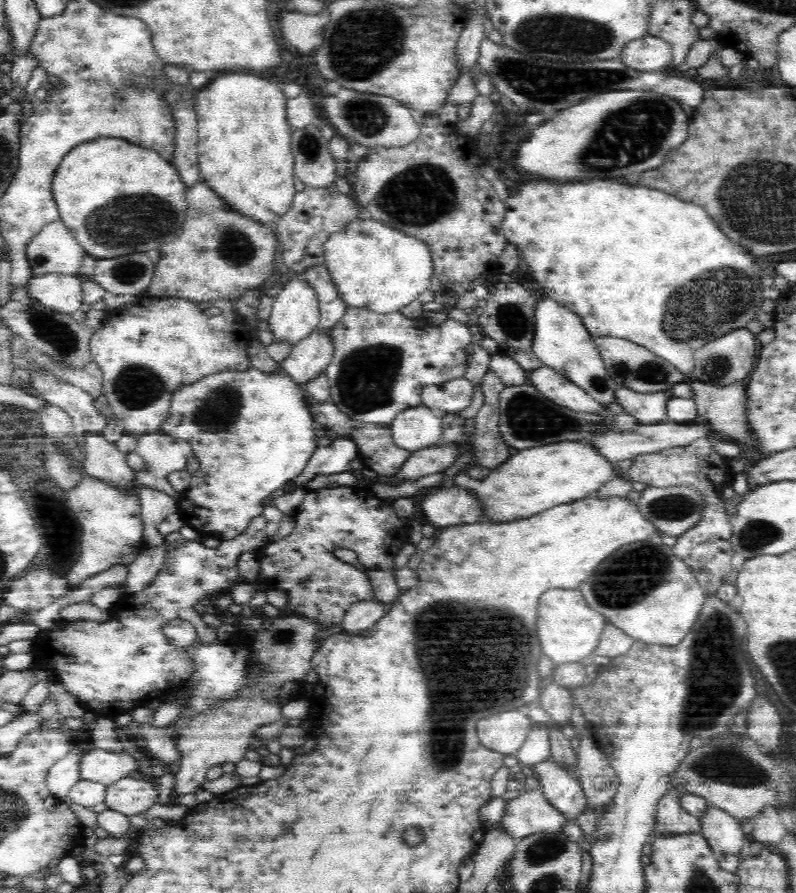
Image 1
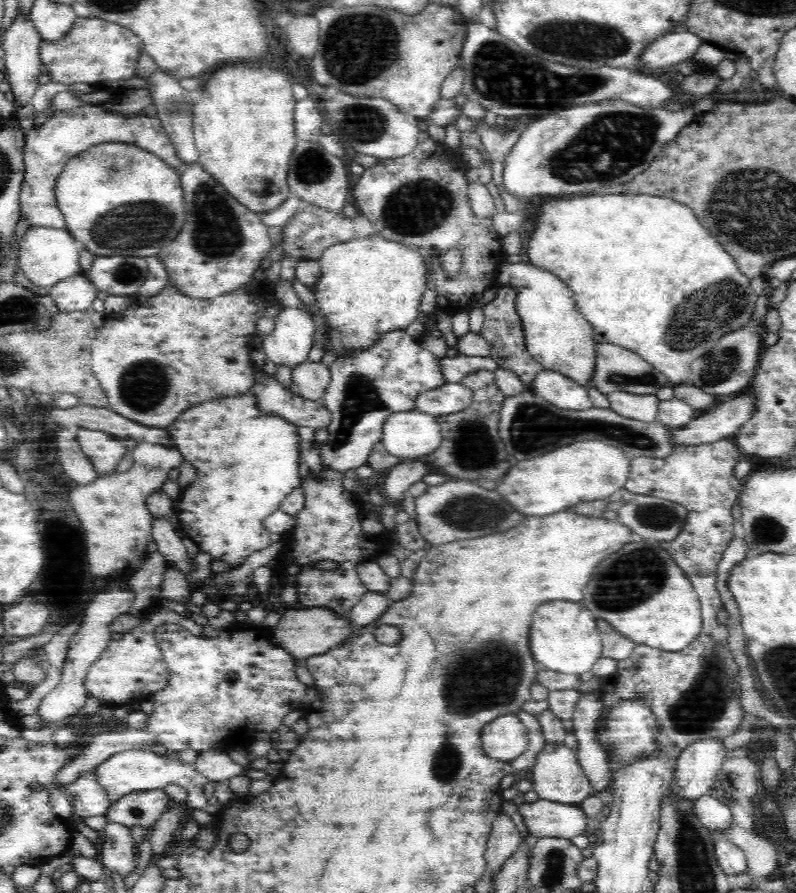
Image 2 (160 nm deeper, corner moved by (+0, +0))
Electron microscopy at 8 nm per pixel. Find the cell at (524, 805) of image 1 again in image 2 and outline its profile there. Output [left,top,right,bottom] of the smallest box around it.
[516,799,591,840]

